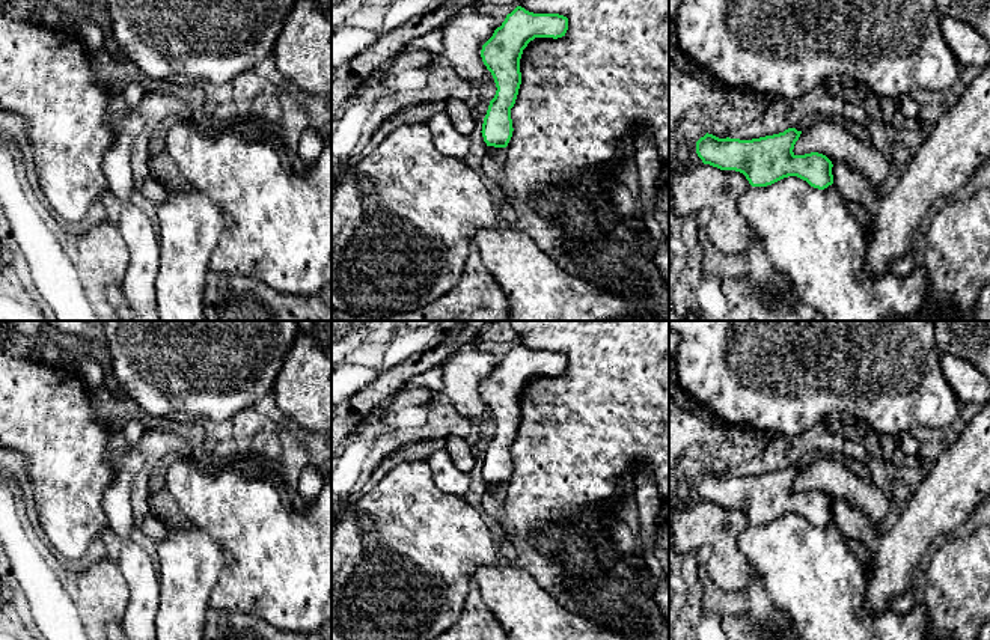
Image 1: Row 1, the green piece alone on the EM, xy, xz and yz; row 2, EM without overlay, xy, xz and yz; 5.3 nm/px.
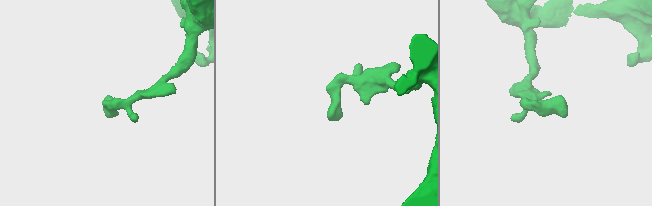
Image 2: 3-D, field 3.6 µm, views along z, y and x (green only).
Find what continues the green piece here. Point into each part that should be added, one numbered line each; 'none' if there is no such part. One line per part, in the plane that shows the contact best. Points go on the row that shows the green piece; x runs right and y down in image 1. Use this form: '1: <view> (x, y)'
none

